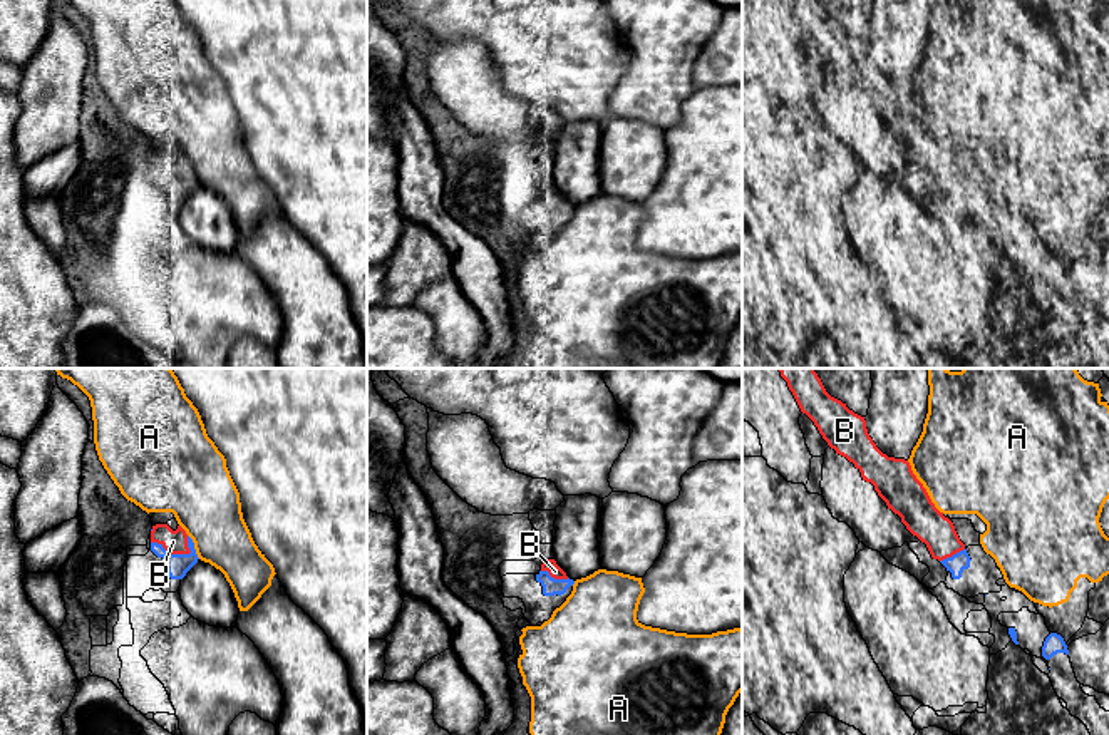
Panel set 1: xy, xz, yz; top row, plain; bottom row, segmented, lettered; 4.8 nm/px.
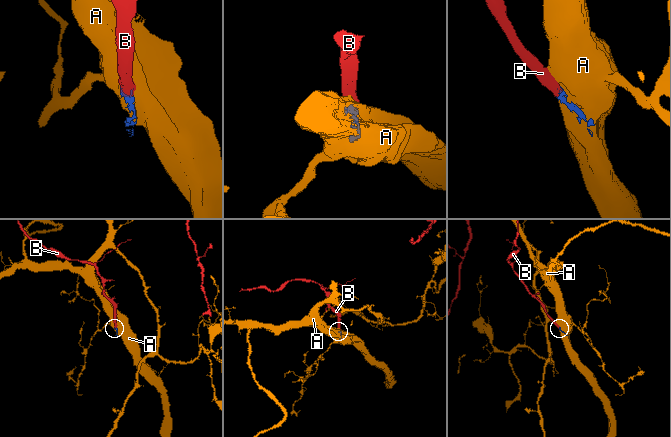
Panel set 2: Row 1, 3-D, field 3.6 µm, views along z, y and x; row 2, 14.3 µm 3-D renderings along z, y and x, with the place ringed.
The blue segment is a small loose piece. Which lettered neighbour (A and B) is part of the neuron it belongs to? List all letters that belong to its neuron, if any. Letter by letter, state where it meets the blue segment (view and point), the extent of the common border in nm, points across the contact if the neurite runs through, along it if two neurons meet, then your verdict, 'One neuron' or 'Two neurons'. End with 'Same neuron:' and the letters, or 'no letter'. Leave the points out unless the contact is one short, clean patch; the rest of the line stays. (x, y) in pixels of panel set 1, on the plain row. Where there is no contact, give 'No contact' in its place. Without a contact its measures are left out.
A: Touches blue at xy (193, 171). Shared border 130 nm. Two neurons
B: Touches blue at xy (170, 178). Shared border 200 nm. One neuron
Same neuron: B

